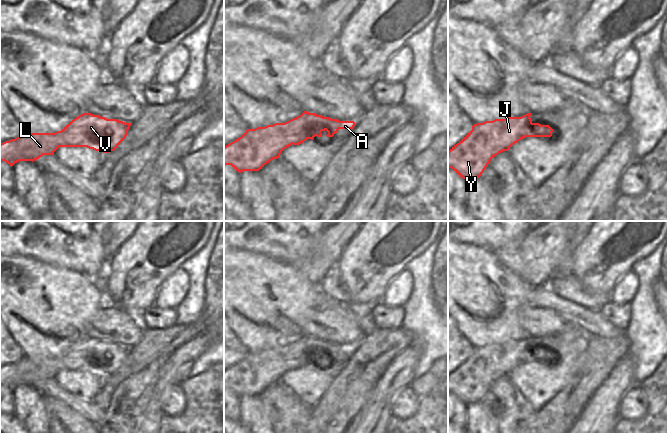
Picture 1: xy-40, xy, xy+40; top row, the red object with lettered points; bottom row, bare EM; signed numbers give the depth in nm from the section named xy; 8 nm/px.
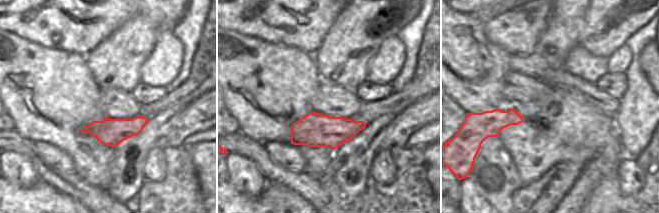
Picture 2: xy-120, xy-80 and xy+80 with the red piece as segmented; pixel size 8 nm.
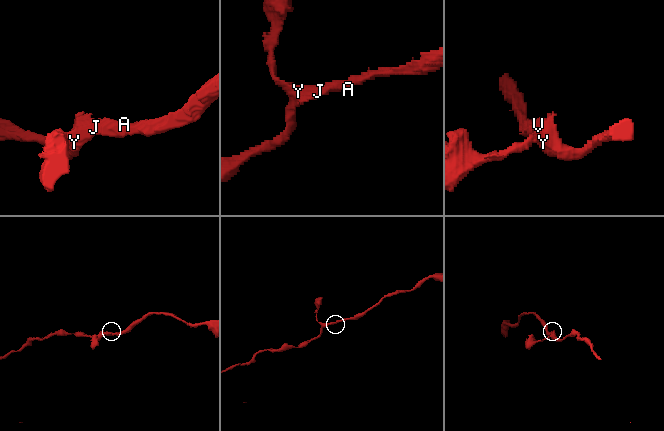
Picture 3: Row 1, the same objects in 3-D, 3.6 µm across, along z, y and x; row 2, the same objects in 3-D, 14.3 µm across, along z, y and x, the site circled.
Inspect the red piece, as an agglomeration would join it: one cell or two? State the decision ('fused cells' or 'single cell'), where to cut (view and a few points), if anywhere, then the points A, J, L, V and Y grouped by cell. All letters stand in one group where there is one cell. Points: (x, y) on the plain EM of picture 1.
single cell; cut none; groups A J L V Y

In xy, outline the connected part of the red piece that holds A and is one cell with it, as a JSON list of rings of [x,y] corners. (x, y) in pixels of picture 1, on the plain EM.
[[[304,335],[301,339],[285,347],[275,347],[265,351],[247,353],[246,356],[224,371],[224,389],[231,389],[239,397],[243,395],[259,395],[289,370],[299,369],[307,363],[313,364],[315,360],[321,361],[322,355],[327,355],[327,361],[333,361],[339,353],[353,353],[354,345],[339,345],[323,341],[315,337]]]

